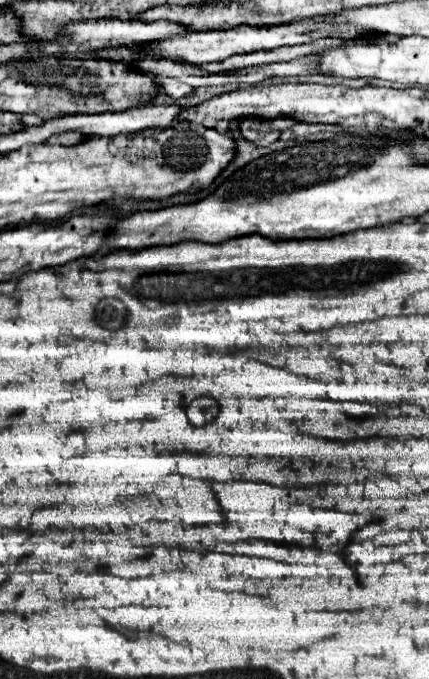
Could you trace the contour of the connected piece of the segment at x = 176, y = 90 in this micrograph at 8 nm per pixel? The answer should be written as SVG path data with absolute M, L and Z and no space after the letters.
M168 80L166 84L162 84L162 88L164 88L164 92L166 92L168 96L172 96L172 98L182 98L182 96L186 96L186 94L192 92L192 86L182 84L182 82L178 82L178 80Z

